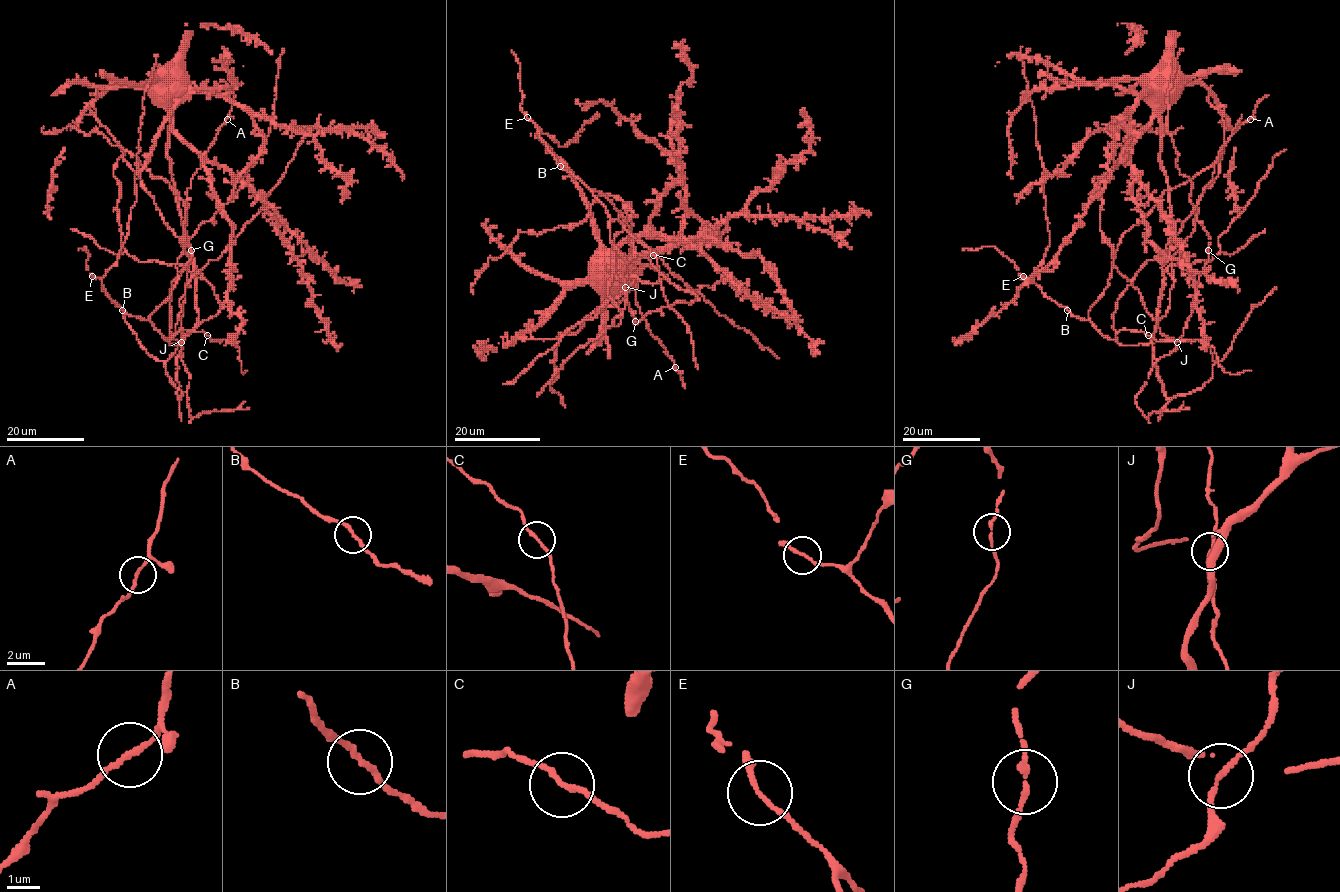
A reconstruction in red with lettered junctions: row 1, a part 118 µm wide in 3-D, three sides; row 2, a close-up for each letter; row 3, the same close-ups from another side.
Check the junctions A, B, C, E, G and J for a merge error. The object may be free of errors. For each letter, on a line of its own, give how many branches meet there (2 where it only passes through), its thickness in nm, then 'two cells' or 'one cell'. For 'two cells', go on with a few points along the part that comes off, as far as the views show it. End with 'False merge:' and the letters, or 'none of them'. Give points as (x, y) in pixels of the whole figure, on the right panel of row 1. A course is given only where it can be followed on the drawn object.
A: branches 2; calibre 150 nm; one cell
B: branches 2; calibre 160 nm; one cell
C: branches 2; calibre 150 nm; one cell
E: branches 2; calibre 140 nm; one cell
G: branches 2; calibre 150 nm; one cell
J: branches 2; calibre 150 nm; one cell
False merge: none of them

